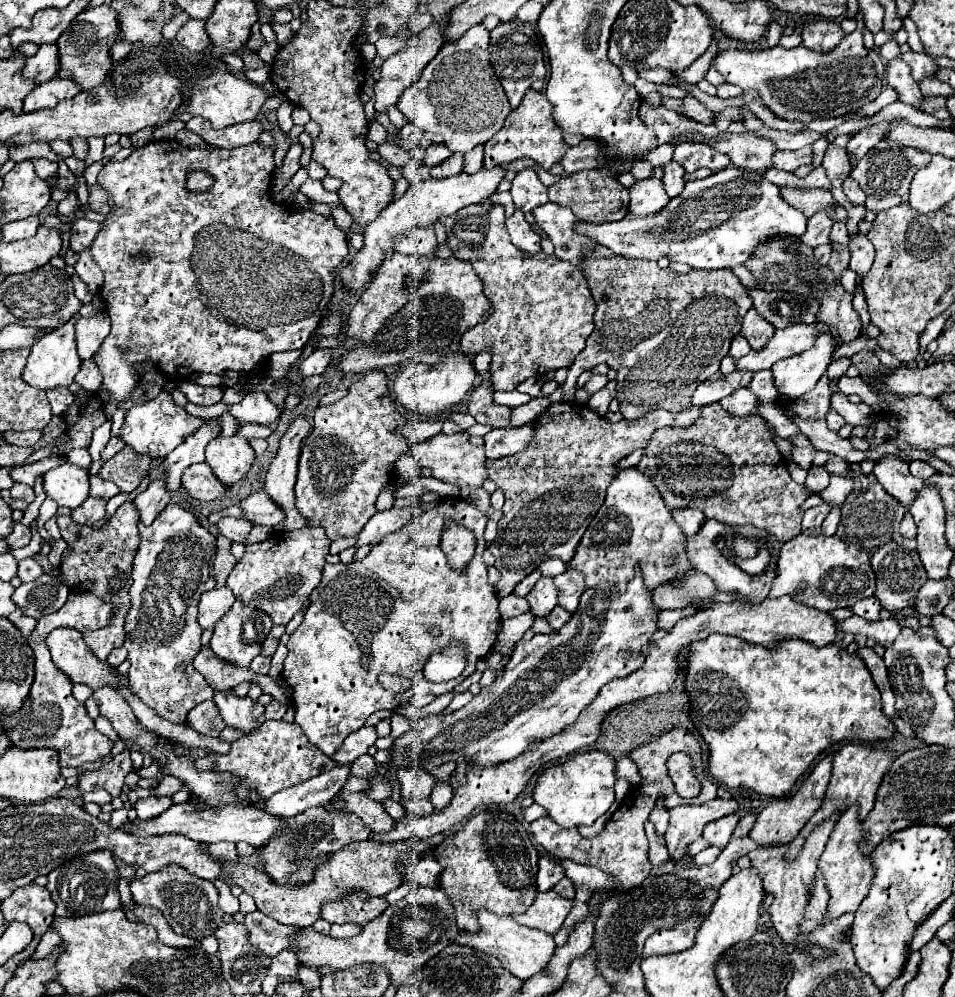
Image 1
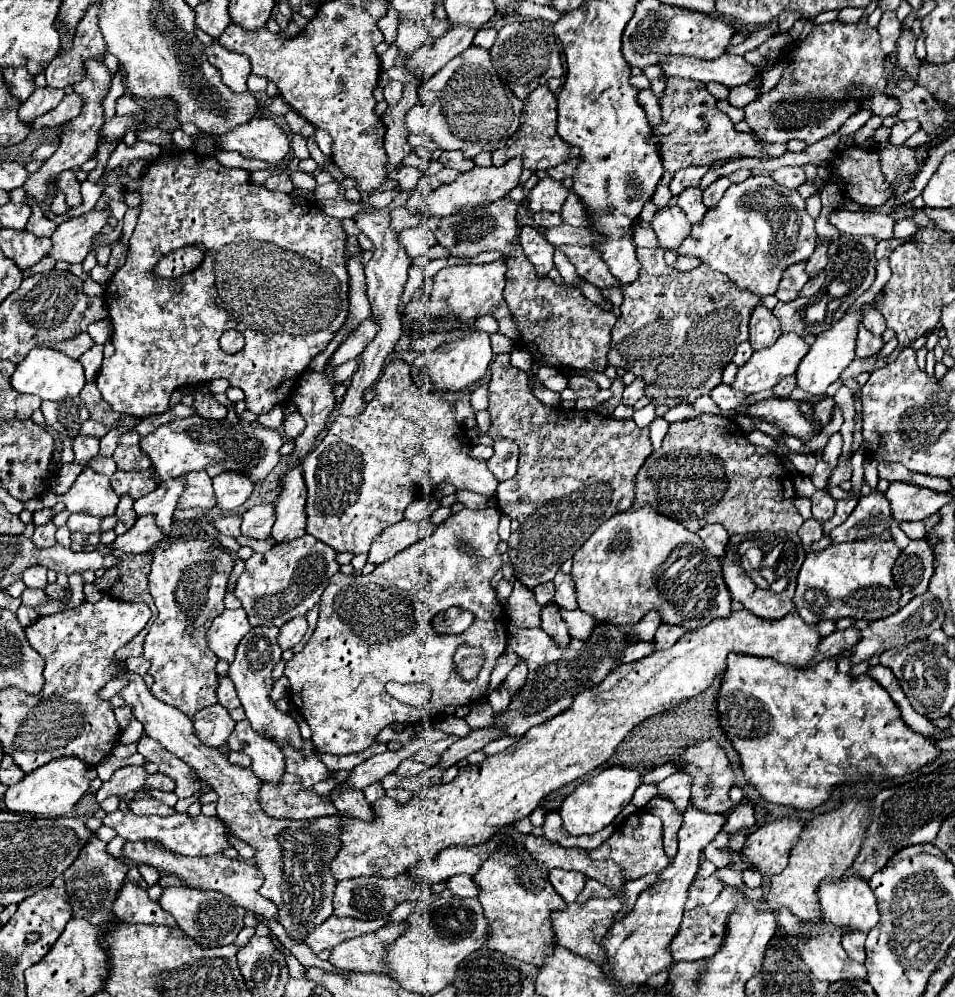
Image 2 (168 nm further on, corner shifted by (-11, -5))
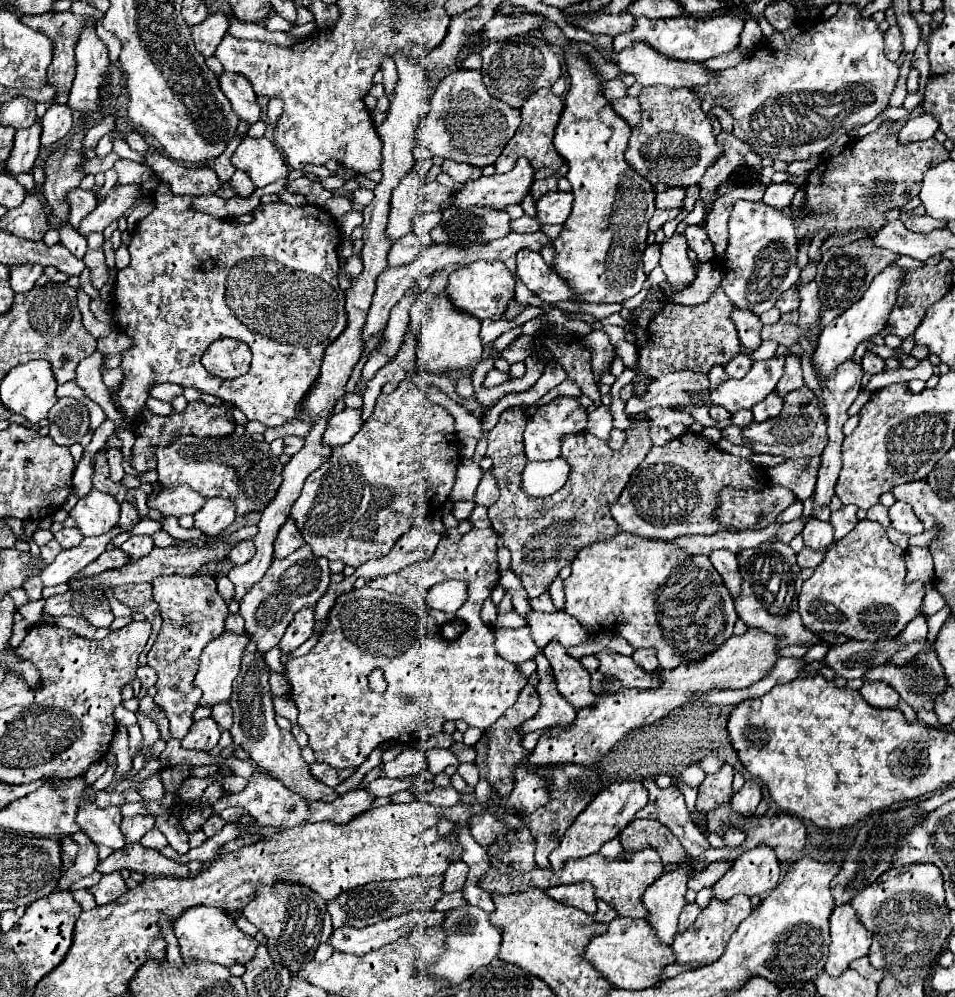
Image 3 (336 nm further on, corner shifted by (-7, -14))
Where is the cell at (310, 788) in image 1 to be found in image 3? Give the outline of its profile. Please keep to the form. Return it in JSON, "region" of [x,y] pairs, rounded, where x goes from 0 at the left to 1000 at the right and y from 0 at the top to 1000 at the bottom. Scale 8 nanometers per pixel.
{"region":[[[427,750],[421,756],[417,756],[410,764],[400,766],[400,776],[406,780],[423,780],[423,778],[436,778],[438,774],[448,770],[448,760],[444,752]]]}

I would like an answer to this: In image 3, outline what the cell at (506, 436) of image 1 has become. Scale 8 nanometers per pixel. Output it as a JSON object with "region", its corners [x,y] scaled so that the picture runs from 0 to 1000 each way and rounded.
{"region":[[[515,469],[507,473],[505,481],[503,481],[503,487],[498,491],[498,506],[505,506],[505,508],[515,508],[521,499],[521,485],[519,485],[519,479],[515,475]]]}

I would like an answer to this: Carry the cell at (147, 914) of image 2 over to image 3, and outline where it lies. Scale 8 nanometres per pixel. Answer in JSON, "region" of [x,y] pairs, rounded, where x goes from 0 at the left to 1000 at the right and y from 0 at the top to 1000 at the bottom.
{"region":[[[115,875],[115,877],[109,877],[105,881],[105,885],[94,891],[94,895],[98,897],[101,907],[109,909],[113,905],[119,905],[128,897],[132,897],[134,891],[132,891],[132,885],[130,885],[130,881],[128,881],[126,875]]]}

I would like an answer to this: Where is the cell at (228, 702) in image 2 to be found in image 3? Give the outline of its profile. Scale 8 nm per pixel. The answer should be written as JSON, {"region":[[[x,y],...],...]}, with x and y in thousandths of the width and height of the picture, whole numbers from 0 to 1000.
{"region":[[[239,704],[226,706],[224,712],[222,712],[222,720],[228,724],[228,728],[230,728],[232,732],[241,730],[241,728],[243,728],[243,710],[241,710],[241,706],[239,706]]]}

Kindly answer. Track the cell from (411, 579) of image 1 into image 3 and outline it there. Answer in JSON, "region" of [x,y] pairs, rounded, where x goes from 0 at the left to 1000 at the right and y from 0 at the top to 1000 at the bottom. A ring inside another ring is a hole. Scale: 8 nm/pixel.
{"region":[[[494,530],[480,544],[465,538],[450,560],[434,564],[415,576],[394,580],[381,590],[366,592],[352,602],[343,616],[346,624],[339,630],[333,646],[323,656],[299,666],[304,698],[314,712],[312,726],[323,736],[323,746],[333,764],[341,764],[350,770],[377,768],[396,746],[404,742],[446,742],[459,736],[467,722],[484,720],[490,728],[511,732],[538,706],[553,680],[540,672],[540,666],[530,664],[519,656],[517,632],[503,622],[505,606],[524,582],[519,562],[521,540],[524,538],[515,530]],[[471,580],[488,582],[490,586],[490,600],[482,614],[467,616],[448,610],[448,592],[454,586]],[[471,622],[484,622],[488,626],[486,636],[473,644],[461,638],[463,626]],[[392,670],[400,670],[406,684],[406,690],[400,696],[390,694],[385,686],[385,676]],[[436,696],[440,696],[440,700]],[[421,700],[434,700],[434,704],[425,706]]]}

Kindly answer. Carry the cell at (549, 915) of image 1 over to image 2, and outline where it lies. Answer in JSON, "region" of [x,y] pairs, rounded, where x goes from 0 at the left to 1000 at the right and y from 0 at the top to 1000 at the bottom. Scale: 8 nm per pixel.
{"region":[[[639,900],[639,902],[618,902],[612,910],[605,910],[603,906],[597,906],[593,914],[584,914],[578,916],[578,928],[580,928],[580,936],[584,942],[584,948],[593,950],[595,954],[603,956],[605,960],[612,960],[616,964],[624,964],[624,966],[635,966],[635,956],[628,948],[628,944],[635,940],[635,936],[639,936],[639,930],[645,924],[645,918],[651,916],[651,902],[647,900]]]}

